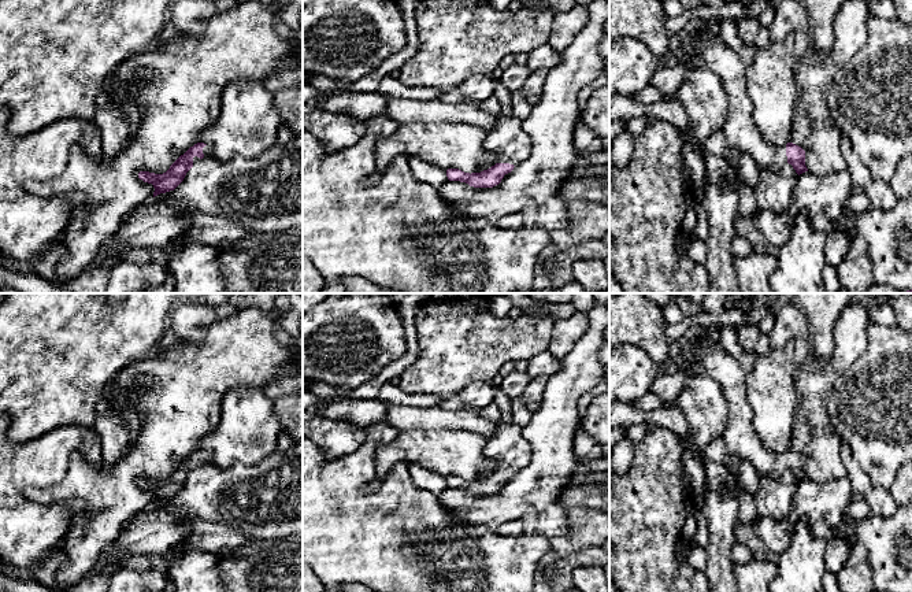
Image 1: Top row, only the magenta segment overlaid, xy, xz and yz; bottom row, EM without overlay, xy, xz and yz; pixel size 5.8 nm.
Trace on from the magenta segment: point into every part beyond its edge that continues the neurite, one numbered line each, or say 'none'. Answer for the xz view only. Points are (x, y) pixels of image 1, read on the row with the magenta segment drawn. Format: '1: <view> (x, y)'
1: xz (507, 139)

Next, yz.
1: yz (704, 52)

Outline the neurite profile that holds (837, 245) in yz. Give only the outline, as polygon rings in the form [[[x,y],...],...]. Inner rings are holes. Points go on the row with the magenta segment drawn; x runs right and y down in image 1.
[[[837,230],[827,233],[827,243],[824,248],[826,260],[828,266],[838,267],[849,251],[849,238]]]

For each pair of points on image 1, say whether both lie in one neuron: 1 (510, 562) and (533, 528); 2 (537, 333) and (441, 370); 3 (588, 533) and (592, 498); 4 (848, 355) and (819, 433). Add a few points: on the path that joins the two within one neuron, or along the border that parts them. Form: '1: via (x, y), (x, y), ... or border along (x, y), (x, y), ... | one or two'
1: border along (525, 533), (549, 539) | two
2: via (514, 339), (467, 344), (464, 347) | one
3: border along (594, 507), (574, 504), (567, 509) | two
4: via (829, 373), (818, 384), (818, 414) | one

